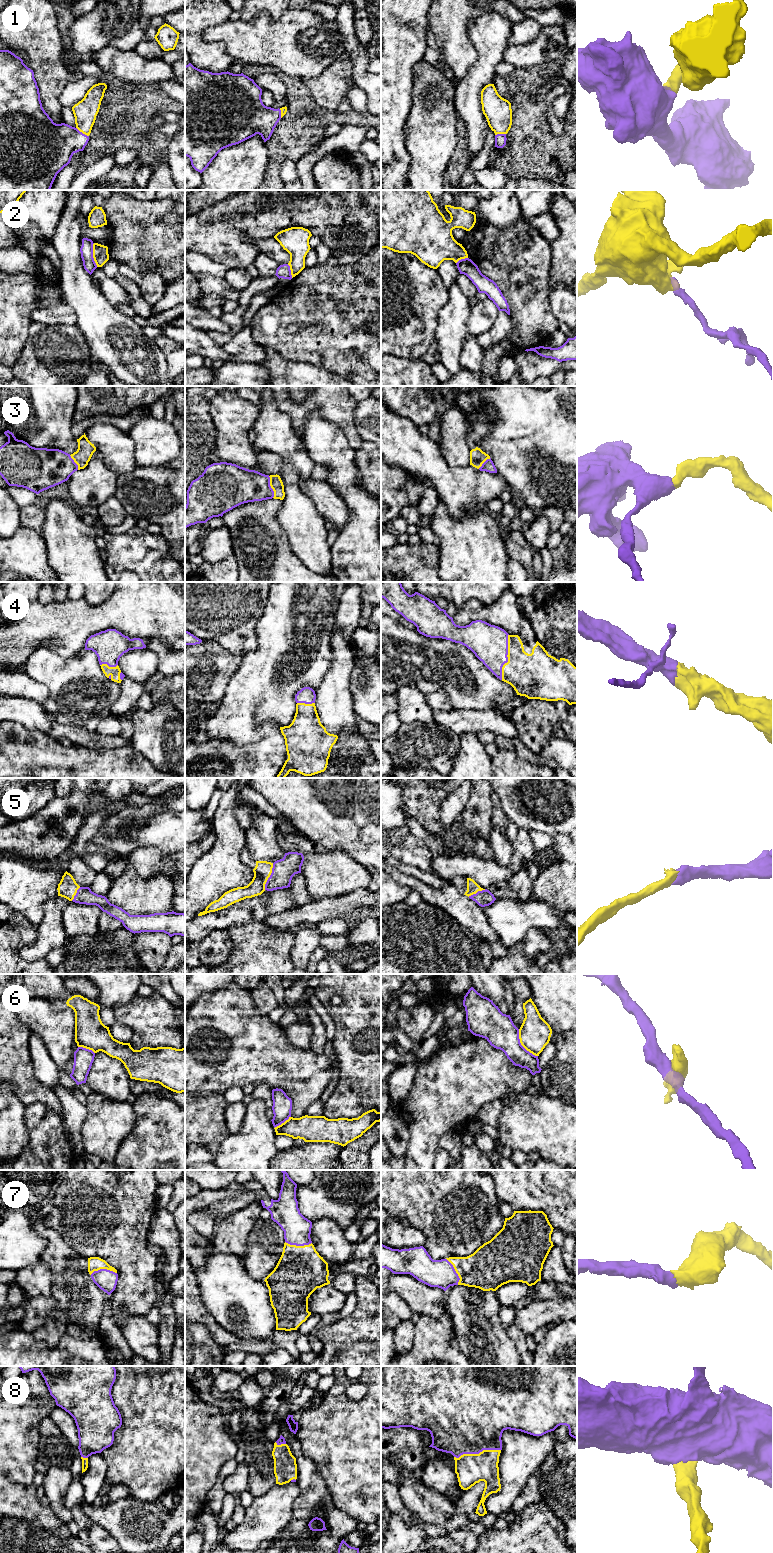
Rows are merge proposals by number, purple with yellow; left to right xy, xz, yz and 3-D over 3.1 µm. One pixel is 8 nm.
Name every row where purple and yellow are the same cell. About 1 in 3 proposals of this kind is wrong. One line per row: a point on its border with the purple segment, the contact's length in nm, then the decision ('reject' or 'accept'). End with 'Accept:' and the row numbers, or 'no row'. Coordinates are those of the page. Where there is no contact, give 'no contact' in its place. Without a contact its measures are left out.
1: xy (81, 132) | 130 nm | accept
2: xy (92, 255) | 190 nm | reject
3: xz (270, 487) | 180 nm | accept
4: yz (507, 657) | 380 nm | accept
5: xz (270, 876) | 220 nm | accept
6: yz (521, 1045) | 280 nm | reject
7: xz (298, 1245) | 220 nm | accept
8: yz (477, 1453) | 380 nm | accept
Accept: 1, 3, 4, 5, 7, 8

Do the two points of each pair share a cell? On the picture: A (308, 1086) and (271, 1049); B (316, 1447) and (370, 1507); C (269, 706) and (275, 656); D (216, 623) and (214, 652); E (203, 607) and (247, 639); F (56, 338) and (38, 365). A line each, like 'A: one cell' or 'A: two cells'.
A: one cell
B: one cell
C: one cell
D: two cells
E: one cell
F: one cell

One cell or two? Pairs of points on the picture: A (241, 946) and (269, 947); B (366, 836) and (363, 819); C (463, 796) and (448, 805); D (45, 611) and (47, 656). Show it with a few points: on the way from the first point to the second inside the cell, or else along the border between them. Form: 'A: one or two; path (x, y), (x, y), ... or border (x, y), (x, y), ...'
A: one; path (248, 946), (262, 947)
B: one; path (366, 832), (366, 823)
C: one; path (459, 797), (452, 804)
D: two; border (68, 657), (37, 646), (27, 659)

